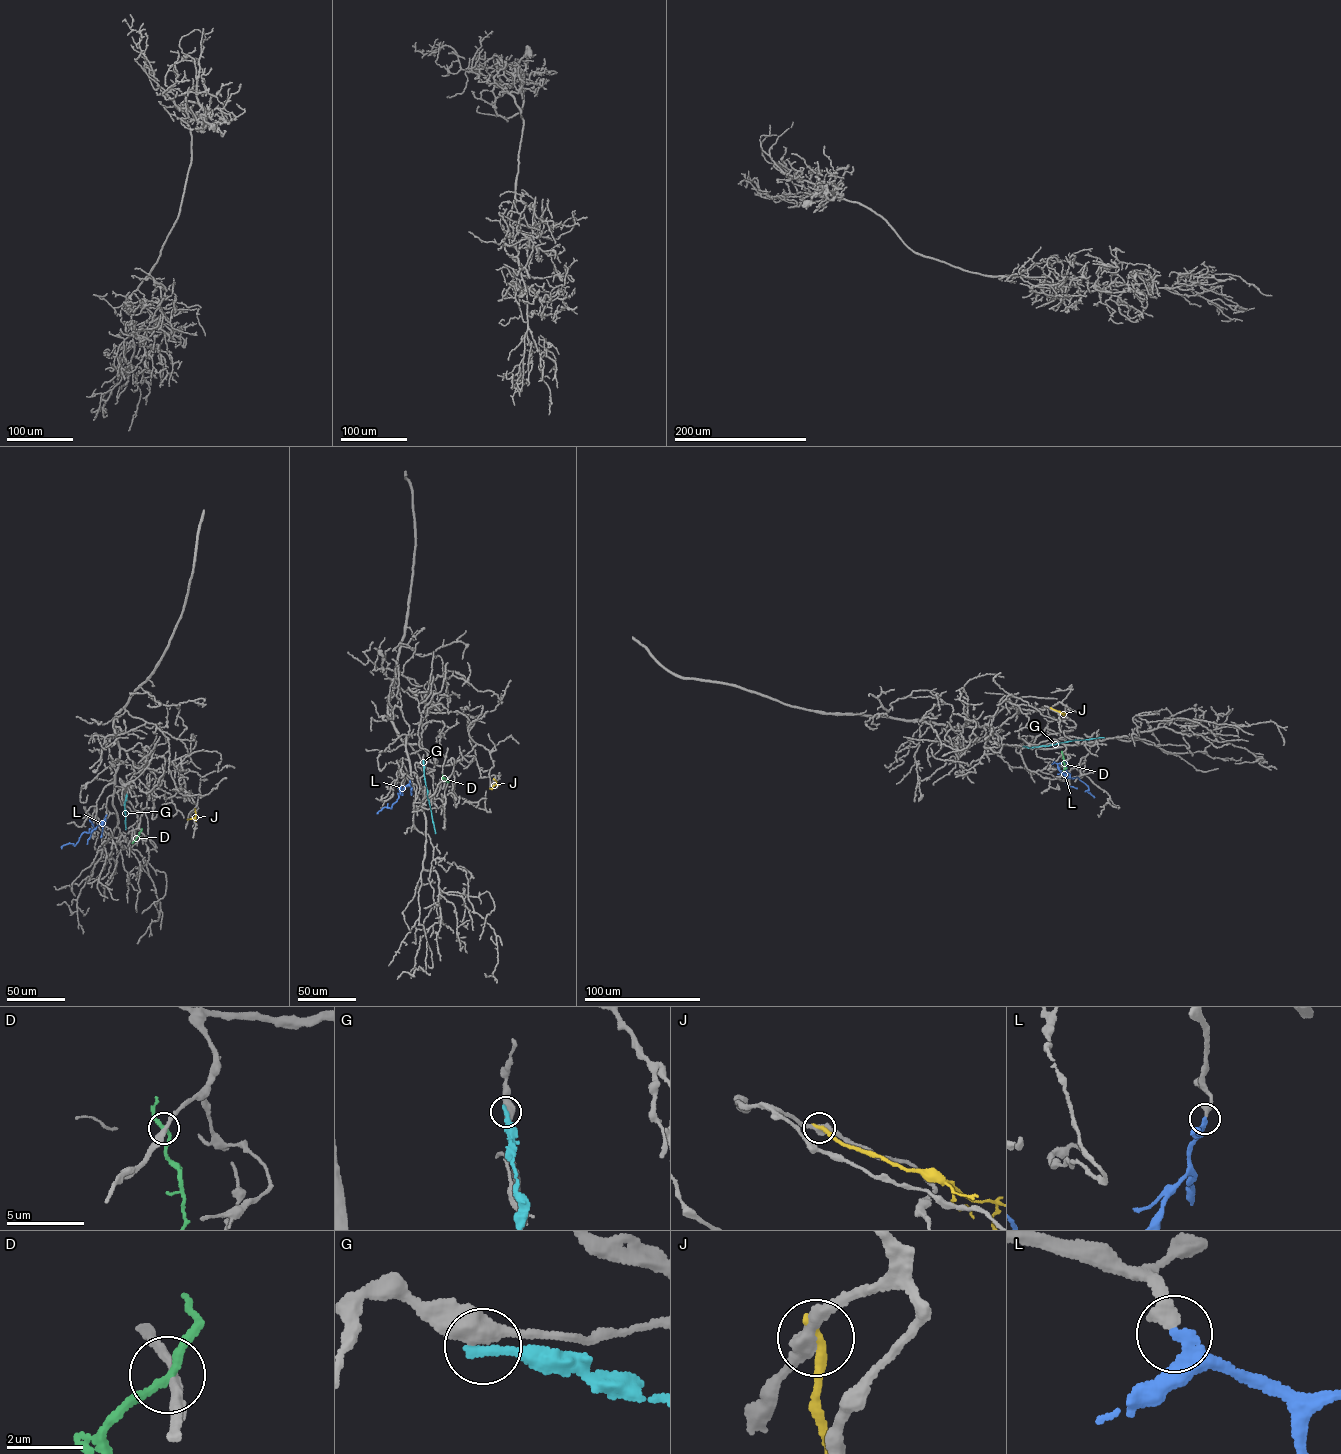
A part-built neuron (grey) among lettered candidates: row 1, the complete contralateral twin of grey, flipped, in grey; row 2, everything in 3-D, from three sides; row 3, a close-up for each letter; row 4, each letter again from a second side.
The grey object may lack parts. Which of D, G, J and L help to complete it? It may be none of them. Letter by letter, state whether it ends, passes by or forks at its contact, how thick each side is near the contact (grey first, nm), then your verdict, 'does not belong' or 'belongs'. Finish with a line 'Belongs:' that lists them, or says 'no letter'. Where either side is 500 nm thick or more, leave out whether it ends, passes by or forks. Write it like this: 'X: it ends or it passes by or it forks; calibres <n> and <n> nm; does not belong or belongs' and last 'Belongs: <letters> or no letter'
D: it passes by; calibres 240 and 220 nm; does not belong
G: it ends; calibres 480 and 280 nm; does not belong
J: it ends; calibres 400 and 320 nm; does not belong
L: it passes by; calibres 360 and 240 nm; belongs
Belongs: L

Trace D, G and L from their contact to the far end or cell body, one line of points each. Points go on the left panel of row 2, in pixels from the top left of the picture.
D: (141, 831), (132, 843)
G: (127, 794), (125, 829)
L: (106, 815), (91, 832), (83, 832), (75, 845), (69, 843), (61, 849)

